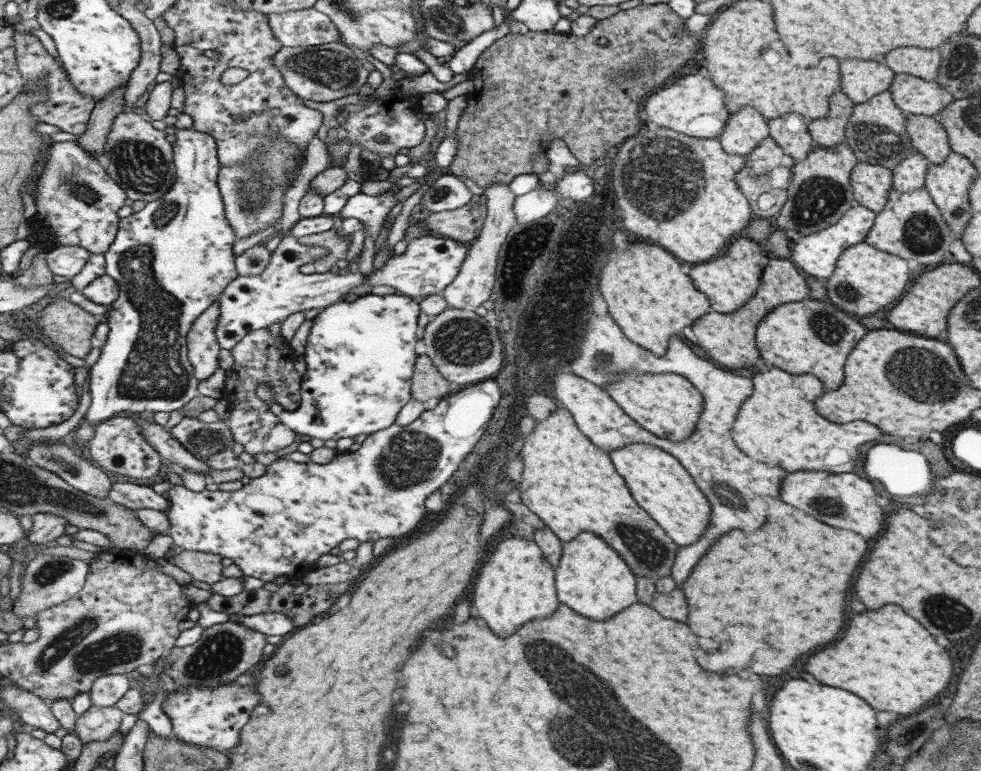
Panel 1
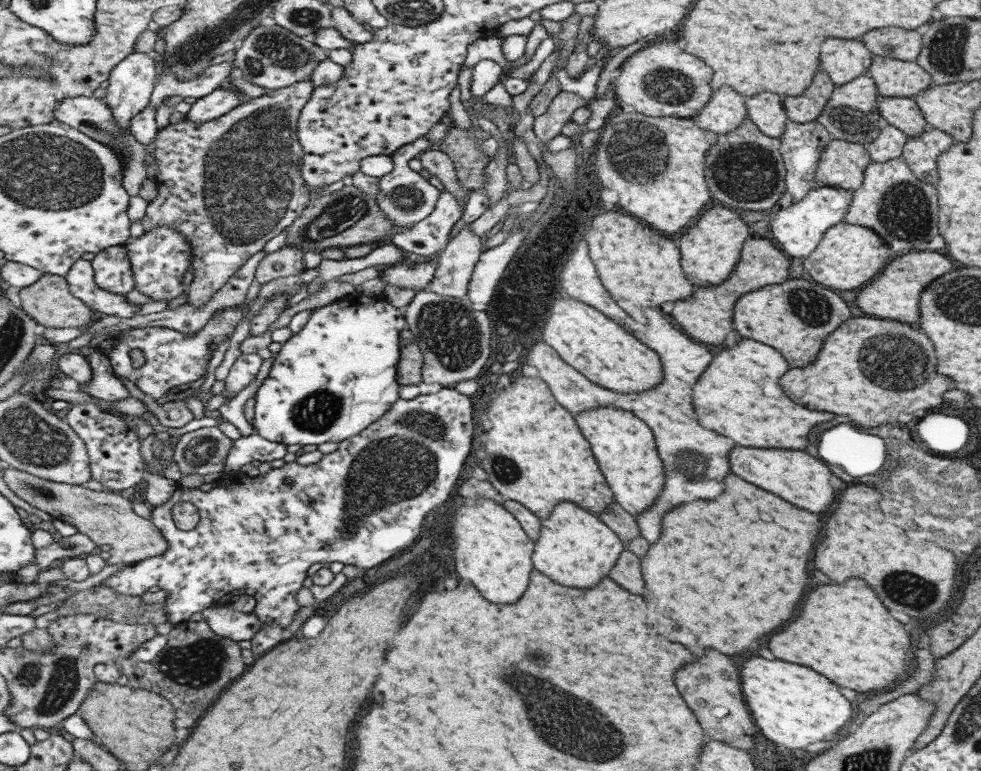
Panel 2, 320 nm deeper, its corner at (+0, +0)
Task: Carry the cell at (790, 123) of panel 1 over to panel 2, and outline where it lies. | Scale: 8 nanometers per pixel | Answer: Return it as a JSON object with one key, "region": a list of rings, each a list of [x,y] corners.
{"region":[[[760,92],[746,98],[744,107],[747,118],[763,133],[779,138],[788,118],[782,107],[783,95]]]}

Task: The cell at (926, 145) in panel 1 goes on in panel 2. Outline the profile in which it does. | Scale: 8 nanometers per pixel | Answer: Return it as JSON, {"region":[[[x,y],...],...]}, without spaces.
{"region":[[[877,94],[876,105],[883,120],[908,137],[917,136],[927,129],[928,125],[913,98],[886,97]]]}

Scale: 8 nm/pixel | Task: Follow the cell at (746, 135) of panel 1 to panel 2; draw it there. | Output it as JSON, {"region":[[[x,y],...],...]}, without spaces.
{"region":[[[721,85],[712,91],[701,112],[690,119],[703,130],[715,134],[725,134],[737,128],[747,118],[744,107],[745,97],[730,86]]]}

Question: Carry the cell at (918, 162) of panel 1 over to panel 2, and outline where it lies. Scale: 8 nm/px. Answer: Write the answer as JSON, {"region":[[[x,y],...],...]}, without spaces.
{"region":[[[886,123],[878,130],[872,141],[863,145],[871,161],[885,162],[895,157],[900,158],[907,139],[908,136],[904,132]]]}

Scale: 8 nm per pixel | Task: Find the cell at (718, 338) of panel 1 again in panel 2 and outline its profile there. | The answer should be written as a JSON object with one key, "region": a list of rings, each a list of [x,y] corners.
{"region":[[[751,236],[744,242],[740,252],[737,266],[725,282],[707,288],[694,288],[693,294],[688,299],[672,302],[670,316],[695,342],[711,346],[721,345],[727,333],[734,330],[732,308],[737,298],[753,290],[785,282],[789,258],[775,248],[769,239]]]}

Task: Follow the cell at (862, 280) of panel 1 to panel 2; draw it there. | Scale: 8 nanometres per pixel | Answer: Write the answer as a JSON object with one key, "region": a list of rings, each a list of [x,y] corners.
{"region":[[[843,220],[824,230],[818,245],[805,261],[806,275],[829,290],[857,292],[861,286],[869,284],[877,278],[877,274],[881,274],[891,257],[890,248],[871,229],[850,225]]]}

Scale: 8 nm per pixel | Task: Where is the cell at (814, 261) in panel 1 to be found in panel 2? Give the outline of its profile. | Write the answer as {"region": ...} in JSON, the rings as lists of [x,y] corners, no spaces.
{"region":[[[818,185],[809,189],[800,201],[792,202],[786,198],[782,201],[778,210],[775,210],[769,226],[775,242],[781,246],[785,256],[799,258],[806,261],[809,254],[818,245],[824,230],[844,220],[844,214],[848,211],[852,193],[845,189]]]}

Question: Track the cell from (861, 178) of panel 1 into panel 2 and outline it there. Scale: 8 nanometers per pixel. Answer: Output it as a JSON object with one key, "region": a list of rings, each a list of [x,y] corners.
{"region":[[[831,138],[819,155],[814,180],[819,185],[852,192],[861,184],[869,161],[869,155],[861,143]]]}

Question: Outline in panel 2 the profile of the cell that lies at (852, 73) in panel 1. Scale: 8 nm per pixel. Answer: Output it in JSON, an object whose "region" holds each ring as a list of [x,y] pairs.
{"region":[[[825,38],[820,48],[819,69],[828,74],[835,86],[867,74],[872,52],[864,47],[861,40]]]}

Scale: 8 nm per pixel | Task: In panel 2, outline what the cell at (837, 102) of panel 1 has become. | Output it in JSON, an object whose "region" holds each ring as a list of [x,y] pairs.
{"region":[[[818,69],[807,88],[797,96],[783,96],[782,107],[789,121],[801,124],[815,121],[835,85],[828,74]]]}

